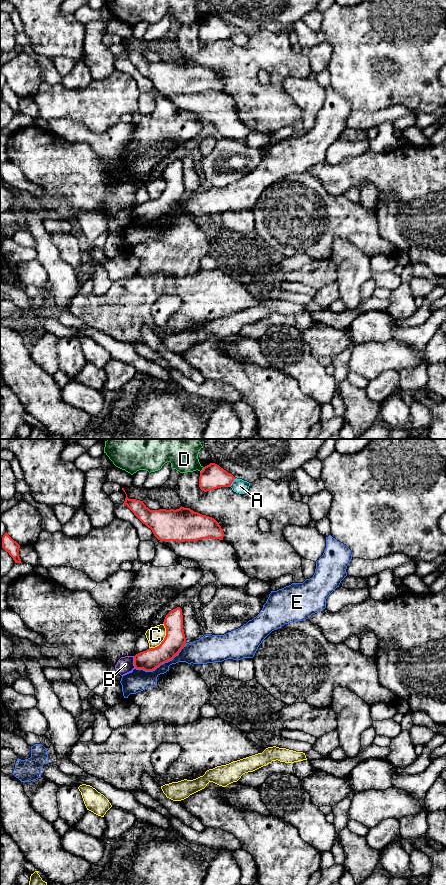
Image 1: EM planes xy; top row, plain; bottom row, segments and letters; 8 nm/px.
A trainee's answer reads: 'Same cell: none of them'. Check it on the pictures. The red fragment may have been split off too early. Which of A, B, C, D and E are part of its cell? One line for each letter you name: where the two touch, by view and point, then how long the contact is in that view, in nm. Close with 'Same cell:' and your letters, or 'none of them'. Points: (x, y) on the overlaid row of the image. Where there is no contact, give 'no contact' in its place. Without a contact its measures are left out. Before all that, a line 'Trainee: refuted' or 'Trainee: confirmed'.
Trainee: confirmed
Same cell: none of them

